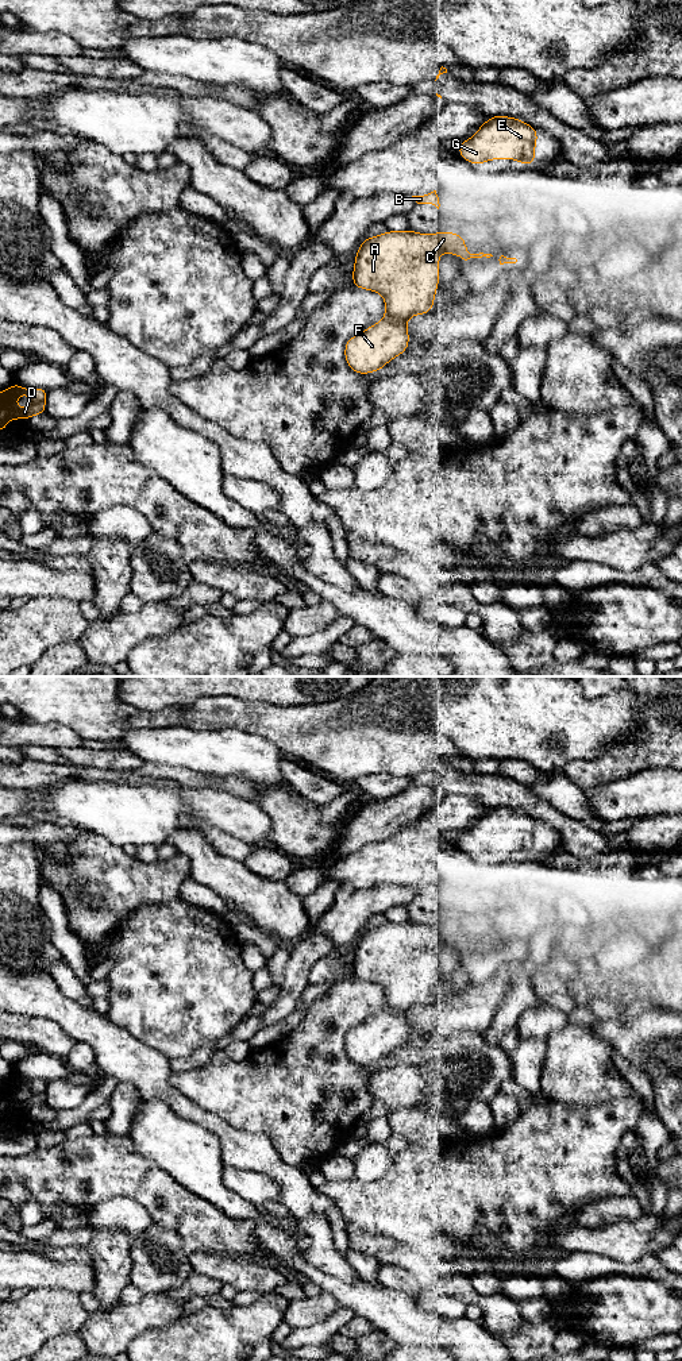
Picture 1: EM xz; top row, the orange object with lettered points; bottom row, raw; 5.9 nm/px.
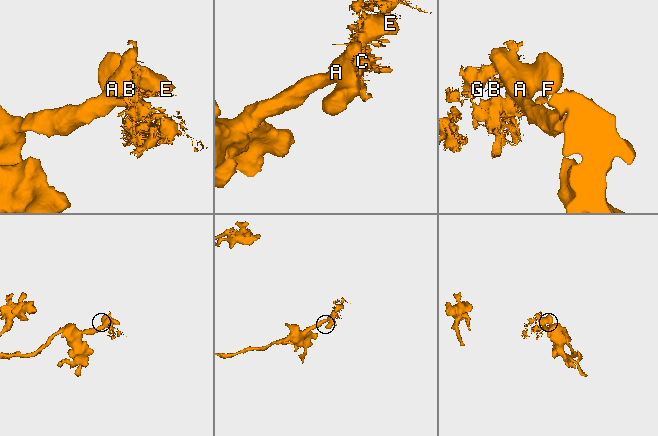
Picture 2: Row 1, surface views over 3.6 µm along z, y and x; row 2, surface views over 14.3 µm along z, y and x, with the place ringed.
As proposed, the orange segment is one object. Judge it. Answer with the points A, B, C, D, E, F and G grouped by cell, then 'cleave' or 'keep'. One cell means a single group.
groups A B C D F / E G; cleave

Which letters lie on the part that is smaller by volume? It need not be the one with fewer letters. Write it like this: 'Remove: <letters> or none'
Remove: E, G

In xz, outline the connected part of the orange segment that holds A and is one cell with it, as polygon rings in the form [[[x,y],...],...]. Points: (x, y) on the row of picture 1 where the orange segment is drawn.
[[[388,230],[362,242],[354,255],[352,286],[379,293],[386,312],[382,320],[346,342],[344,359],[354,373],[379,371],[406,351],[411,340],[406,321],[415,315],[432,312],[442,252],[465,261],[493,257],[470,254],[466,240],[450,231]]]

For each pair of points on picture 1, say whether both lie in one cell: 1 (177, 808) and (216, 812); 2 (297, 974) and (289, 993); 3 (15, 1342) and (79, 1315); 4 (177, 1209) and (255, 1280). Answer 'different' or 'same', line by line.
1: same
2: same
3: same
4: different

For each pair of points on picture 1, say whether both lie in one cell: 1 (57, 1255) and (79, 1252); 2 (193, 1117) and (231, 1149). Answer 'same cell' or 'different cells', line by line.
1: same cell
2: same cell

